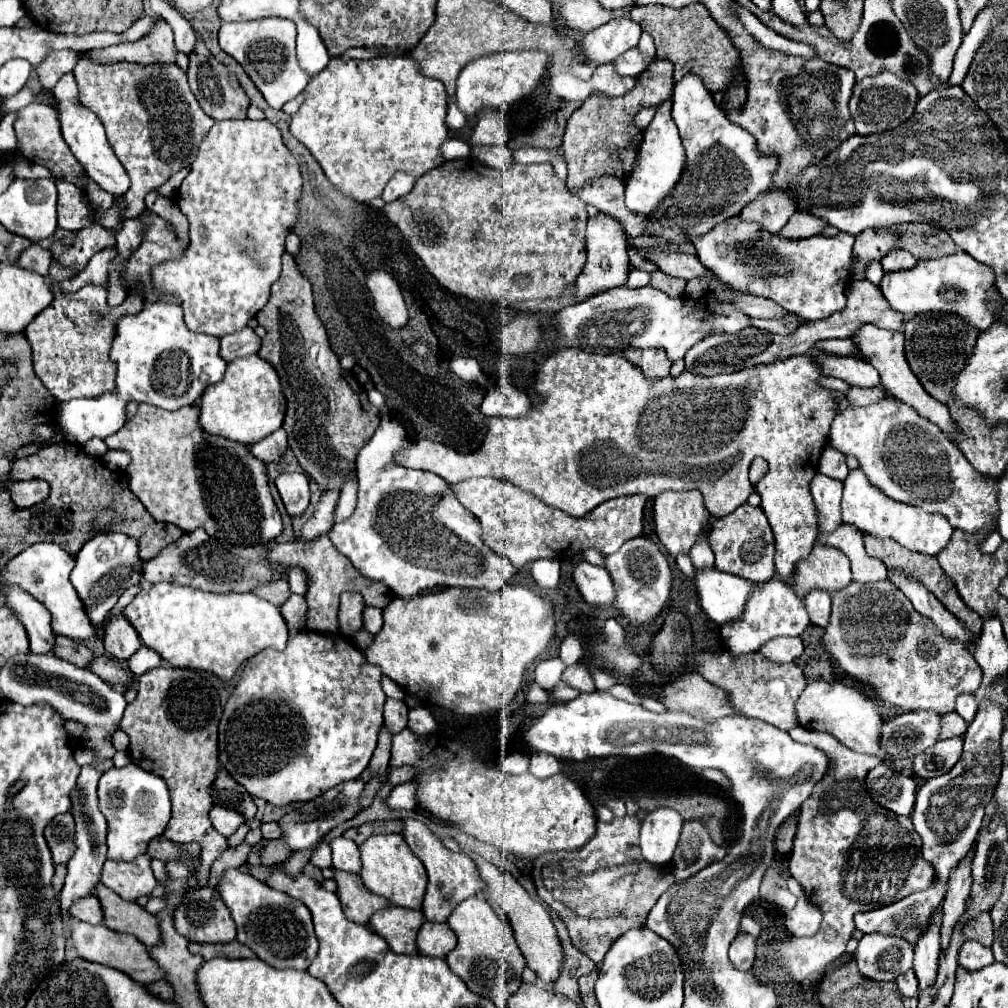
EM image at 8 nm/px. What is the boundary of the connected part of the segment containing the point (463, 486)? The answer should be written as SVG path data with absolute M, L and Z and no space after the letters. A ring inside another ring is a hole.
M472 478L450 484L454 496L464 508L468 508L482 526L482 540L498 556L508 558L518 570L528 562L540 558L566 560L584 550L598 550L602 554L614 554L624 542L642 534L644 496L620 496L596 506L582 518L564 514L558 508L546 506L536 496L516 488L514 484L498 478Z

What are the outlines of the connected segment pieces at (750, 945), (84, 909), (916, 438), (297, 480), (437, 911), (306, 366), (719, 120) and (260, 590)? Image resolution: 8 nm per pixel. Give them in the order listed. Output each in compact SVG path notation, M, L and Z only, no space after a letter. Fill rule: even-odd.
M740 932L730 946L730 962L734 962L738 970L748 972L754 964L754 950L756 950L756 938L752 938L746 932Z
M94 894L86 896L84 900L78 900L74 904L72 906L72 916L82 920L82 922L88 922L88 924L102 924L102 920L104 920L104 912L102 912L100 900Z
M884 400L866 408L848 406L832 422L830 444L842 454L856 456L870 484L888 498L938 512L948 518L952 528L976 532L998 516L996 480L976 476L958 446L908 404Z
M284 472L276 478L276 488L290 516L298 516L308 508L310 488L304 472Z
M404 820L404 830L402 830L404 840L410 844L410 850L422 860L422 864L426 866L428 872L428 890L424 896L424 906L422 912L426 916L426 920L430 922L446 922L448 916L452 914L452 910L466 900L468 896L480 896L486 890L486 882L480 878L478 868L474 864L474 860L464 854L464 852L450 852L444 848L444 844L418 820Z
M288 252L282 260L282 278L272 286L270 300L258 312L256 320L266 330L258 356L274 366L286 396L288 406L282 428L288 434L288 446L292 448L302 470L322 488L322 492L342 490L344 482L348 480L348 474L356 470L358 452L380 426L380 412L368 402L368 394L364 392L364 386L356 380L356 376L348 370L342 370L338 356L332 352L326 328L314 312L312 284L298 272L296 262Z
M684 76L684 80L674 86L672 102L672 118L686 148L686 166L672 192L650 212L642 234L684 244L704 236L720 222L738 216L746 204L766 192L778 170L778 158L760 154L752 134L726 118L698 76Z
M286 578L278 580L278 582L272 582L272 584L266 584L266 586L258 586L254 592L256 592L260 598L272 602L274 606L282 606L282 604L290 598L290 588L288 588Z

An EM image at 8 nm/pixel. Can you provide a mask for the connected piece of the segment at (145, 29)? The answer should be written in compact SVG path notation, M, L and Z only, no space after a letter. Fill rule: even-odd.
M144 16L143 18L137 20L124 33L118 34L118 38L124 38L124 42L135 42L140 38L144 38L144 36L150 32L150 28L152 28L154 20L156 20L154 16Z

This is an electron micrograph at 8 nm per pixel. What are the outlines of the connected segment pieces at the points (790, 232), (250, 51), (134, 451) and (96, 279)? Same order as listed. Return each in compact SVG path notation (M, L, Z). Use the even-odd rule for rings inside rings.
M796 212L790 222L780 230L780 234L786 240L802 240L820 234L824 226L826 224L822 220L816 220L816 216L808 216L808 212Z
M260 18L250 22L224 22L220 26L218 38L220 48L246 70L266 102L276 110L282 110L282 106L288 100L296 98L310 82L310 78L304 76L296 60L296 26L292 20Z
M140 404L138 414L104 442L108 448L120 448L132 454L132 464L128 466L130 488L156 520L176 524L184 532L204 528L210 536L230 540L232 544L240 546L276 540L276 536L282 532L282 520L268 490L266 464L258 460L248 446L226 438L220 438L218 442L218 438L206 434L198 422L198 416L198 406L184 406L176 412L168 412L156 406Z
M116 246L106 248L106 250L102 250L100 254L96 254L96 256L88 262L88 268L84 268L84 272L80 272L80 276L76 276L76 278L72 278L72 280L60 284L62 292L76 292L87 284L108 285L110 262L112 262L112 258L114 258L116 254L118 254Z

